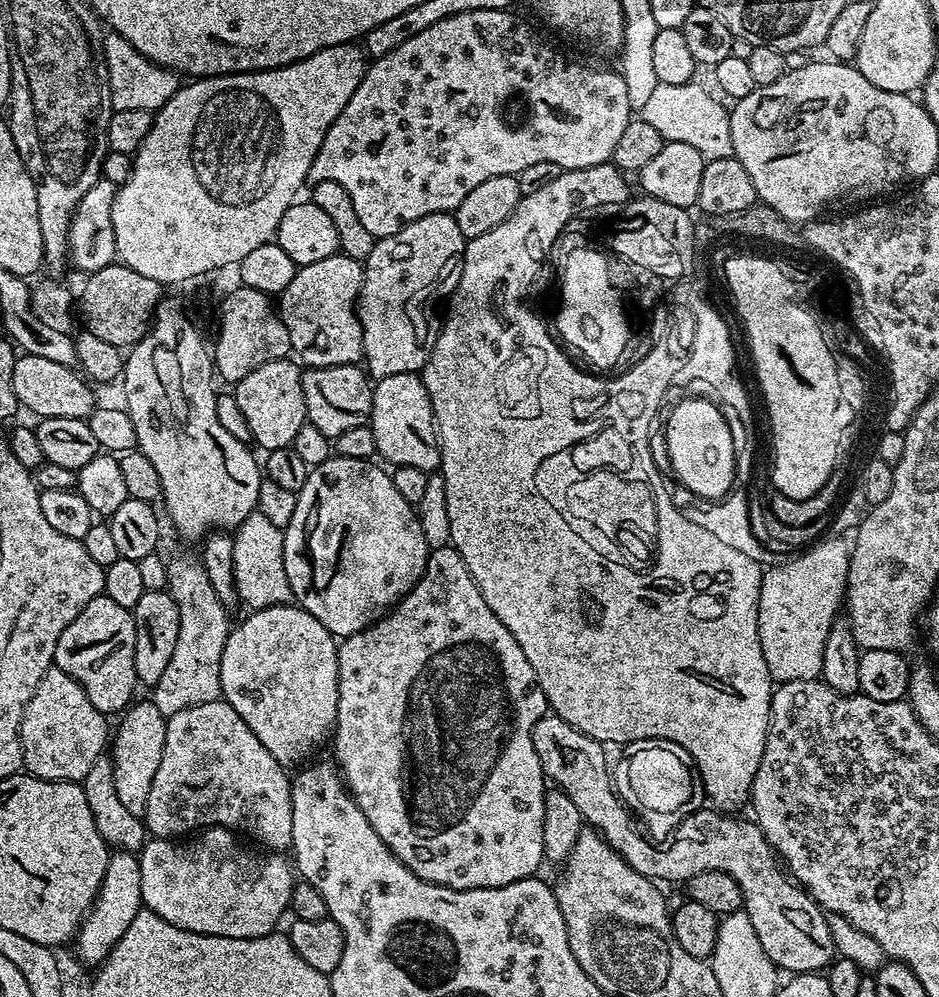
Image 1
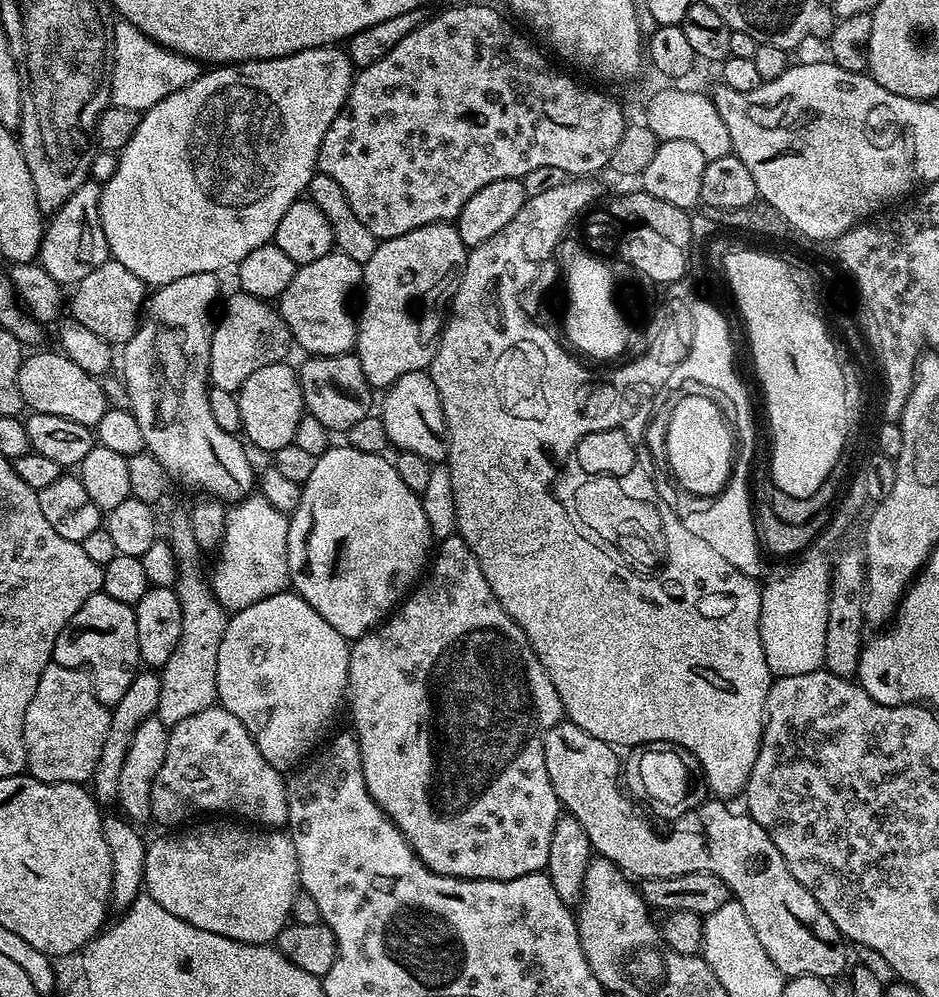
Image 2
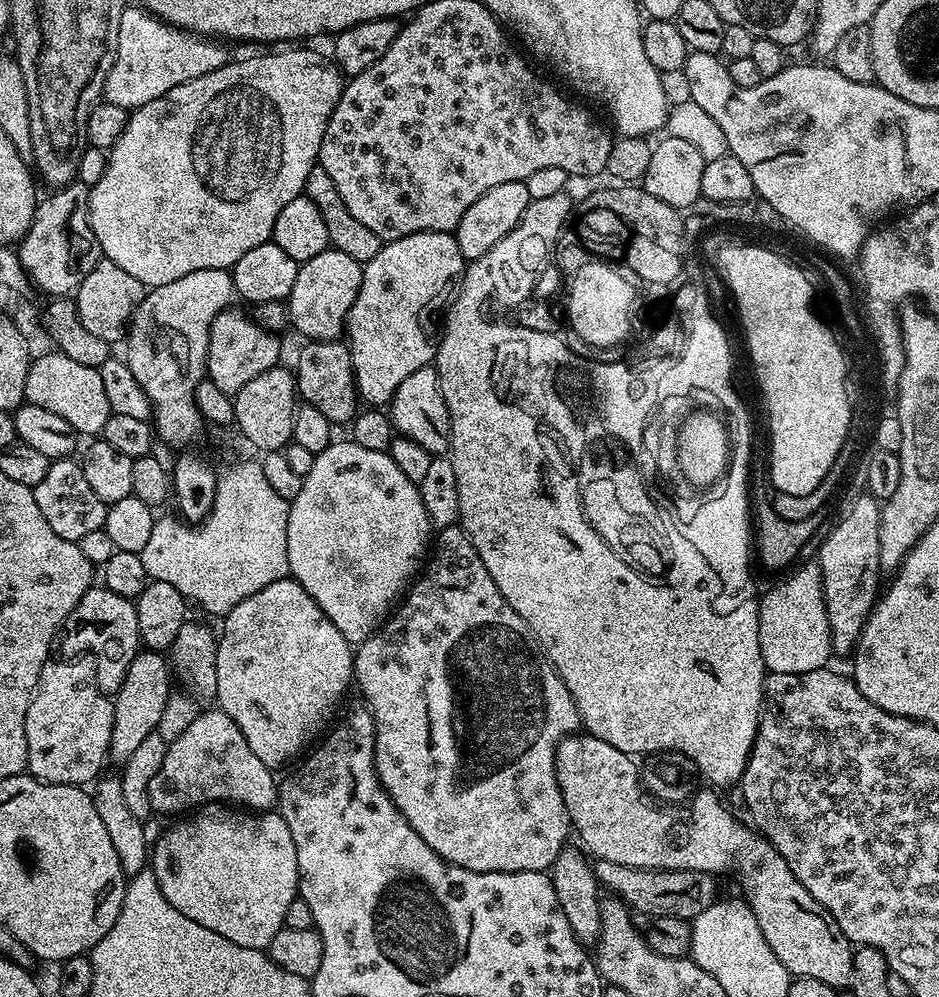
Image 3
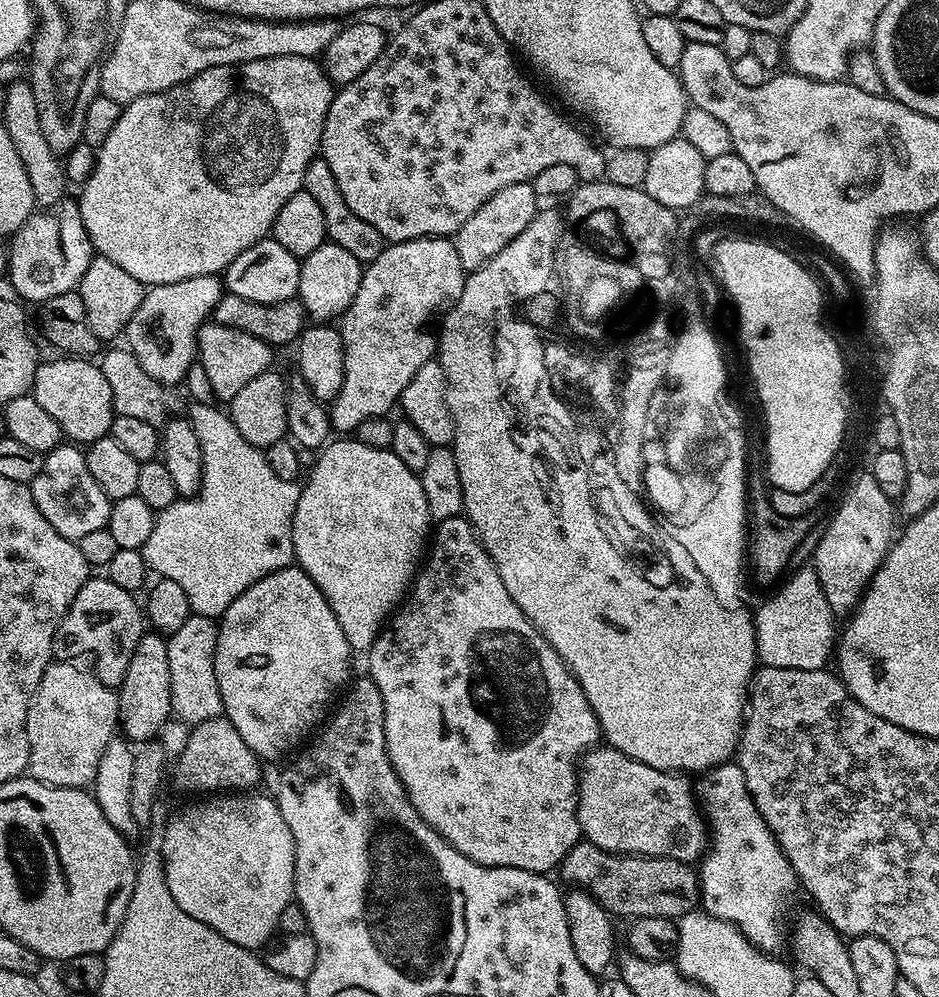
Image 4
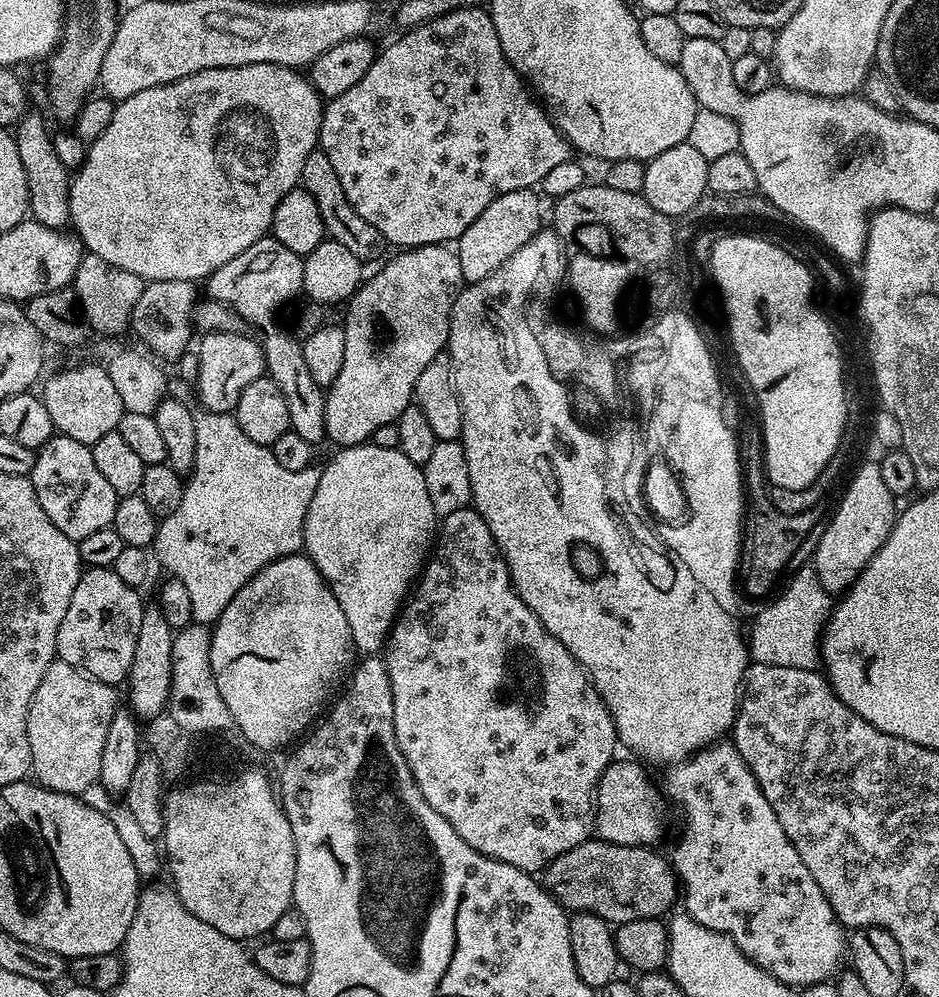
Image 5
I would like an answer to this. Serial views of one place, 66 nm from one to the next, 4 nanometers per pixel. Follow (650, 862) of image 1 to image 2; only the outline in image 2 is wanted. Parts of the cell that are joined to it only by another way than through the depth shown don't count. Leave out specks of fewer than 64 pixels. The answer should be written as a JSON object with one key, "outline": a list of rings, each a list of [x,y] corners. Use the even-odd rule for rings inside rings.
{"outline":[[[571,722],[555,724],[544,735],[544,757],[546,758],[546,774],[550,774],[550,786],[554,786],[554,794],[559,798],[563,811],[569,816],[578,818],[582,830],[586,830],[586,838],[590,838],[593,853],[597,857],[614,862],[629,877],[640,880],[657,880],[658,878],[674,878],[687,872],[713,872],[726,882],[729,893],[746,910],[746,918],[750,918],[750,926],[754,926],[754,934],[758,934],[758,942],[762,942],[762,950],[770,954],[770,962],[778,966],[785,976],[817,976],[831,981],[845,975],[848,964],[848,948],[844,936],[830,922],[830,914],[818,906],[814,894],[790,874],[790,866],[786,866],[786,858],[778,854],[778,846],[754,822],[751,816],[743,811],[731,812],[725,801],[720,798],[705,799],[703,804],[694,810],[682,814],[667,825],[661,834],[658,829],[651,828],[634,807],[633,801],[626,795],[621,784],[622,760],[613,745],[602,742],[602,738],[594,738],[594,734],[586,734],[578,725]]]}

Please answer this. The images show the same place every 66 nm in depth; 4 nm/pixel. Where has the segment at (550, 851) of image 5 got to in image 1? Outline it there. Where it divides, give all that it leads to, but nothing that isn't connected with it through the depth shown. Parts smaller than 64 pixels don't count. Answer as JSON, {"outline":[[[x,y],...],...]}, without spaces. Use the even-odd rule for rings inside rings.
{"outline":[[[451,546],[431,549],[420,581],[400,599],[399,604],[370,627],[343,637],[338,644],[338,714],[334,729],[334,760],[338,771],[348,785],[352,799],[362,814],[366,814],[384,845],[414,875],[431,884],[454,890],[478,890],[510,886],[510,882],[526,880],[539,873],[536,871],[540,864],[545,863],[542,822],[546,814],[546,777],[538,750],[534,750],[532,731],[549,712],[548,699],[542,694],[542,686],[538,686],[534,666],[530,666],[526,654],[522,654],[522,646],[518,646],[514,634],[510,634],[510,630],[498,622],[494,610],[486,606],[486,598],[482,598],[482,590],[478,590],[470,570],[466,570],[462,554]]]}

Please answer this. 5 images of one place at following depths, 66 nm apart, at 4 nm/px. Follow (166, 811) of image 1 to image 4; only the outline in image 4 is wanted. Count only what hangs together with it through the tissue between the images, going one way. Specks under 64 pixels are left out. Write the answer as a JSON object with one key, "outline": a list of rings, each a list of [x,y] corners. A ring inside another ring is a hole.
{"outline":[[[223,715],[204,721],[191,729],[185,749],[170,768],[173,780],[184,792],[196,794],[224,794],[229,790],[252,790],[260,780],[260,757],[242,742],[242,734]]]}

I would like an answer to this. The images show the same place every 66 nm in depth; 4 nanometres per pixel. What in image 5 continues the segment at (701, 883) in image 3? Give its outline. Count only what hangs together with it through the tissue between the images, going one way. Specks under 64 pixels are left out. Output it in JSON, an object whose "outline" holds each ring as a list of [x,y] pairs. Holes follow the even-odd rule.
{"outline":[[[589,838],[586,842],[574,846],[574,850],[566,850],[566,854],[558,854],[558,858],[549,862],[543,870],[542,883],[544,889],[569,913],[589,912],[613,926],[634,922],[638,918],[664,918],[677,907],[682,889],[671,863],[652,851],[656,850],[648,846],[618,846],[614,842]]]}

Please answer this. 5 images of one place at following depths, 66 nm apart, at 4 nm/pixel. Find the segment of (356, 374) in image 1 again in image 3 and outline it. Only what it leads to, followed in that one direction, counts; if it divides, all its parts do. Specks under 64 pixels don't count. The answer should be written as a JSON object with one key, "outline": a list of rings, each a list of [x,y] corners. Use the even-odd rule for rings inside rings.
{"outline":[[[314,340],[305,345],[294,367],[299,399],[326,414],[333,426],[347,425],[358,411],[356,375],[352,372],[352,355],[347,343],[340,340]]]}

